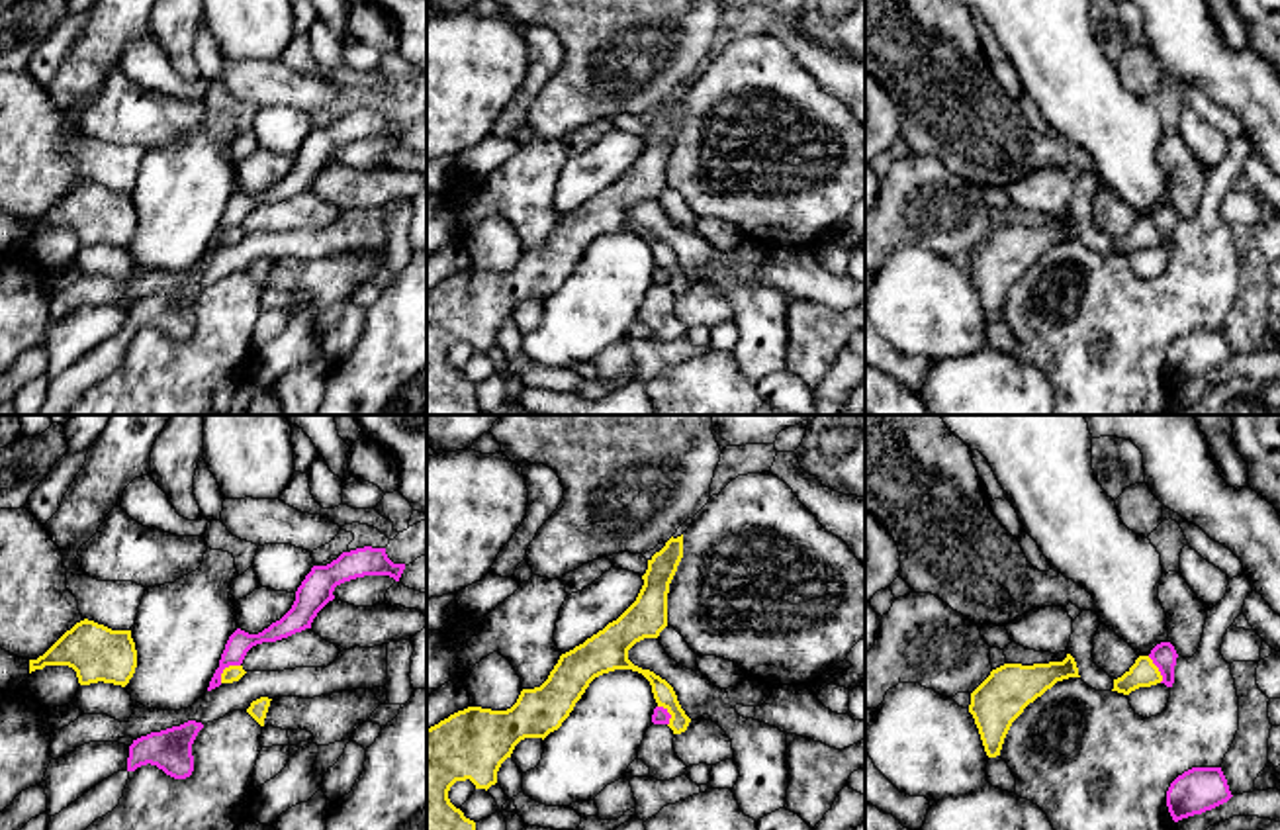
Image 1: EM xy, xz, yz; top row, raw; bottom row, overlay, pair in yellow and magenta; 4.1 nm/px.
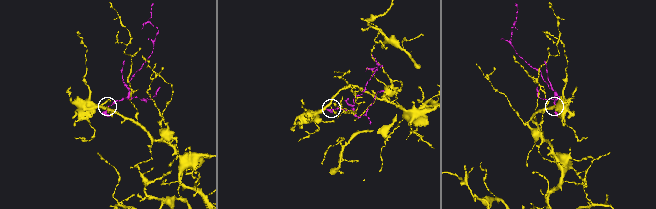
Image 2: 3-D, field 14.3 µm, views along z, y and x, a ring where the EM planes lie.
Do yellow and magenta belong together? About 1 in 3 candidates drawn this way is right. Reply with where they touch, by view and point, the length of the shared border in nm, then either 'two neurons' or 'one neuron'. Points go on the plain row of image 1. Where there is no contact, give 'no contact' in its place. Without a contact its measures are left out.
xy (226, 230) | 120 nm | two neurons

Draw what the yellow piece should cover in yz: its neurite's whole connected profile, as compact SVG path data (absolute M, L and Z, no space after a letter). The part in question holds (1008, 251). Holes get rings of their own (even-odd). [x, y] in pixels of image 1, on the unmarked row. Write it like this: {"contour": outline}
{"contour": "M1071 215L1063 223L1004 225L971 254L969 274L988 319L1000 317L1012 284L1057 243L1080 239Z"}

